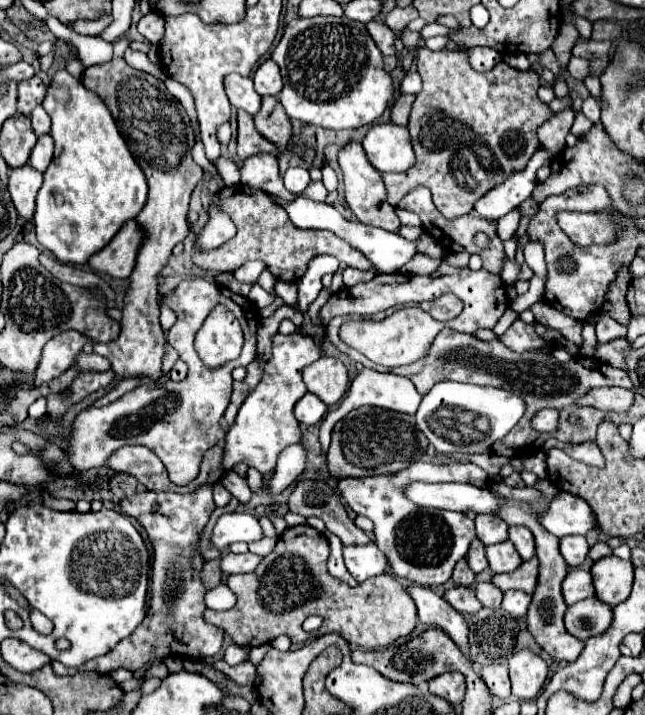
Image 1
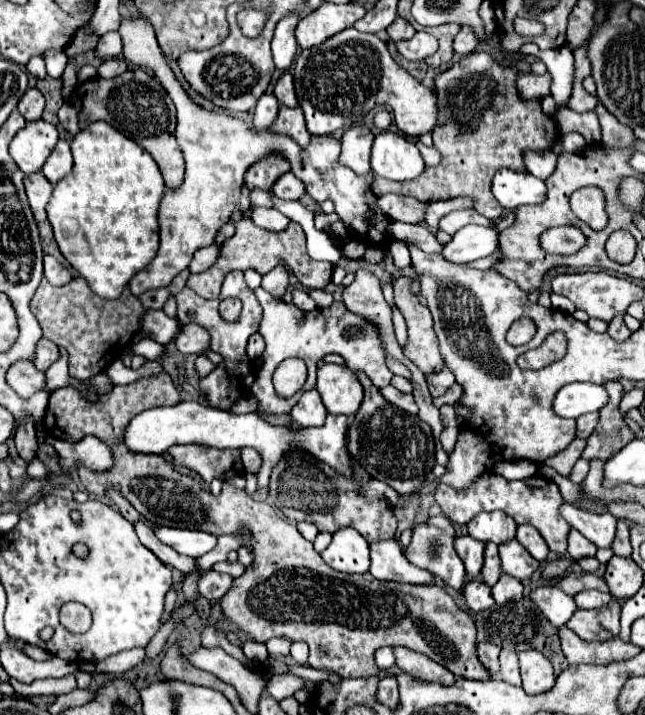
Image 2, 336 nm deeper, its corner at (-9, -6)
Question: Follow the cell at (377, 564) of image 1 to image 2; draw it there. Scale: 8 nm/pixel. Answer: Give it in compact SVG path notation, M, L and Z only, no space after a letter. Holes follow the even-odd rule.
M344 527L332 535L332 543L322 551L322 559L342 573L366 573L370 567L368 541L352 527Z

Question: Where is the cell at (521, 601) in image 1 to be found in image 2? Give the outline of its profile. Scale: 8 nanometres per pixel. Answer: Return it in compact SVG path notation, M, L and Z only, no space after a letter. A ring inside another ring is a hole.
M552 585L538 587L536 591L530 593L530 599L538 605L538 609L546 615L546 619L554 627L562 627L578 609L570 595L566 595L562 589L552 587Z

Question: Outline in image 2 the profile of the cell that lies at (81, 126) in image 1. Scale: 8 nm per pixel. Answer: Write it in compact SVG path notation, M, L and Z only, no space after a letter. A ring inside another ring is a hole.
M94 121L72 139L74 167L54 187L52 199L46 207L48 219L54 227L56 243L66 261L90 283L90 289L102 299L118 299L130 279L148 267L160 247L158 239L158 205L164 197L166 185L158 165L146 149L118 133L106 121Z

